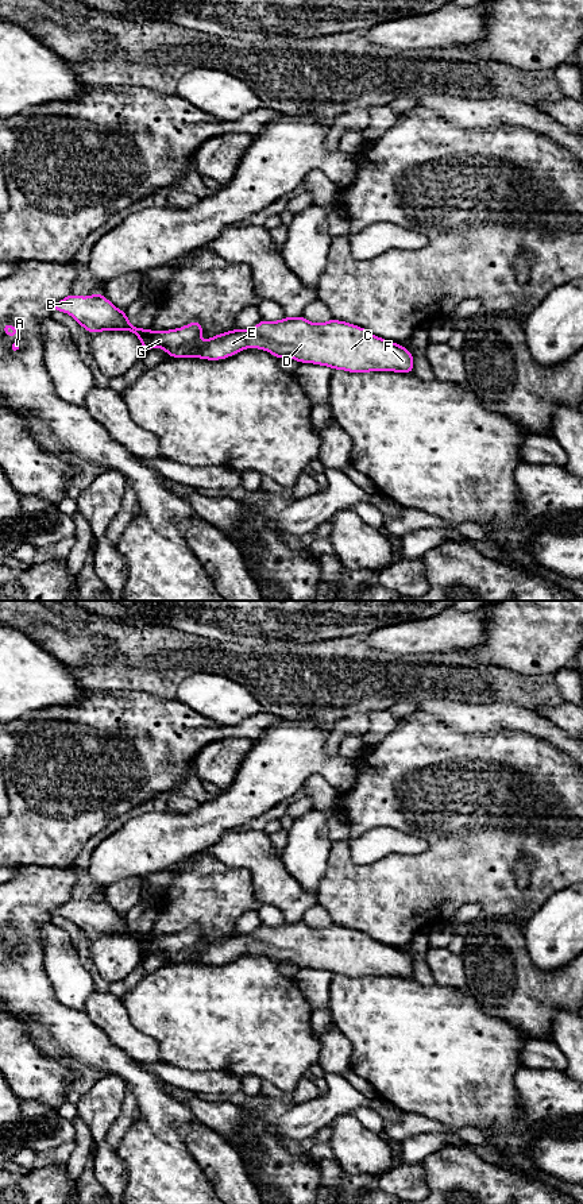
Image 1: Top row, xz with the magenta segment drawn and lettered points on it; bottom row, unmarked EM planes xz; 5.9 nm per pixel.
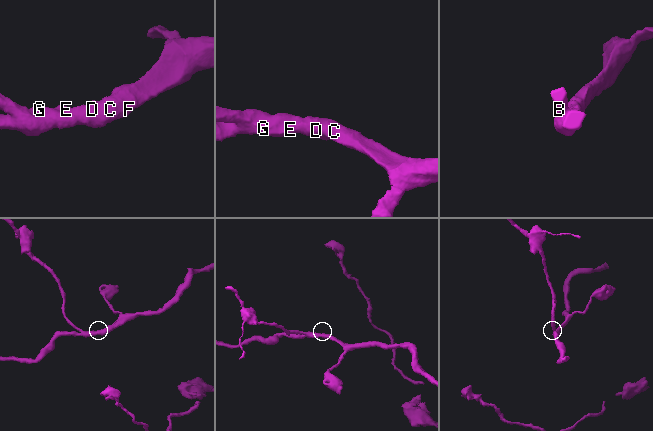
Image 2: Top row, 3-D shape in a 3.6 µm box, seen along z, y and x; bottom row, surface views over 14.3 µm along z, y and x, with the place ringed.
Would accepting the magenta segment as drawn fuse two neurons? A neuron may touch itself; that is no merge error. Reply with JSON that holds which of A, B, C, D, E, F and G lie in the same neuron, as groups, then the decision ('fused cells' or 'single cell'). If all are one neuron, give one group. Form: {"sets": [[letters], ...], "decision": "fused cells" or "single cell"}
{"sets": [["A", "B", "C", "D", "E", "F", "G"]], "decision": "single cell"}

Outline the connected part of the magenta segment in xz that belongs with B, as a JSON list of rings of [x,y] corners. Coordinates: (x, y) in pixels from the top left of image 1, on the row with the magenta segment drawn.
[[[101,293],[88,297],[69,294],[53,312],[70,314],[88,333],[130,331],[139,337],[143,351],[162,348],[169,358],[227,359],[242,350],[258,348],[277,359],[327,366],[347,373],[393,371],[413,374],[413,354],[398,343],[389,341],[363,327],[340,320],[321,324],[285,316],[278,321],[260,320],[255,327],[231,329],[200,343],[204,329],[200,321],[181,328],[154,332],[134,327],[126,310],[116,308]]]

